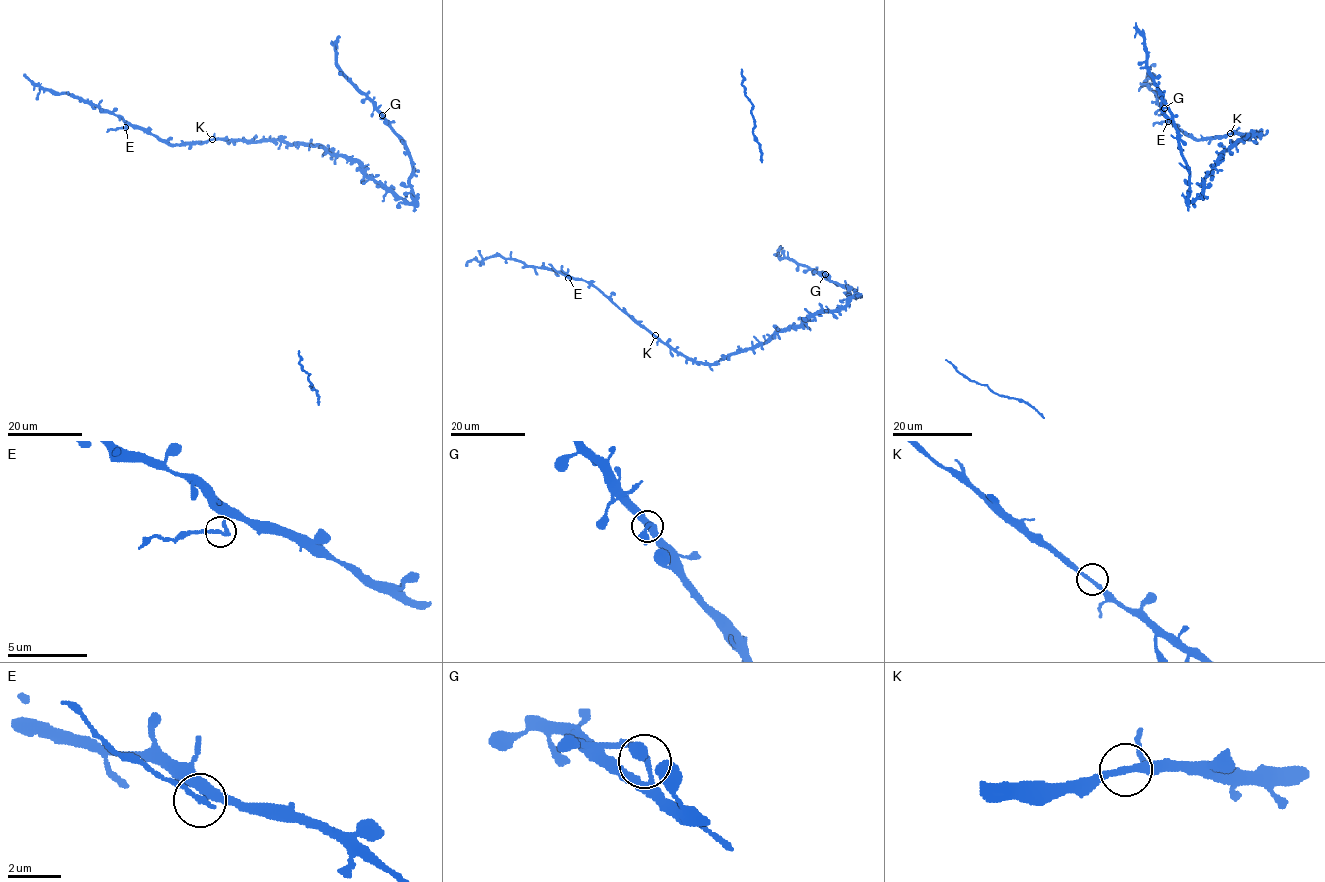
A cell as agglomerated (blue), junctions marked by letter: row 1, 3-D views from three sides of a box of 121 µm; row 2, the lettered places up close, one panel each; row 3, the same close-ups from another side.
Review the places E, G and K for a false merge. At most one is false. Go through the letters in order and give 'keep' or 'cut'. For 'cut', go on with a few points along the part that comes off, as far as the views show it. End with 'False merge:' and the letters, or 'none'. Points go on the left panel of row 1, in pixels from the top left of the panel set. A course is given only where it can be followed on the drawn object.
E: cut; course (125, 128), (106, 131)
G: keep
K: keep
False merge: E

